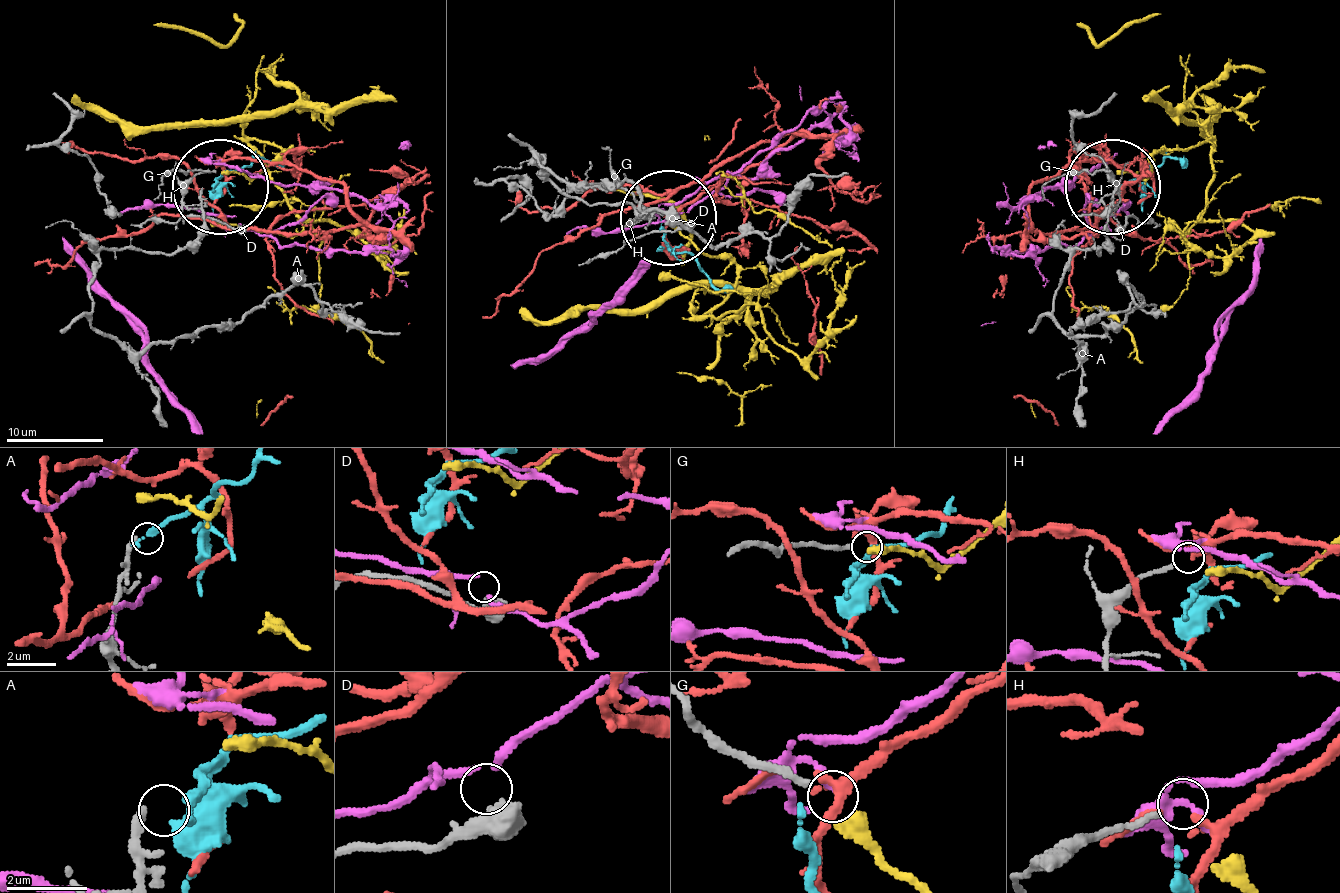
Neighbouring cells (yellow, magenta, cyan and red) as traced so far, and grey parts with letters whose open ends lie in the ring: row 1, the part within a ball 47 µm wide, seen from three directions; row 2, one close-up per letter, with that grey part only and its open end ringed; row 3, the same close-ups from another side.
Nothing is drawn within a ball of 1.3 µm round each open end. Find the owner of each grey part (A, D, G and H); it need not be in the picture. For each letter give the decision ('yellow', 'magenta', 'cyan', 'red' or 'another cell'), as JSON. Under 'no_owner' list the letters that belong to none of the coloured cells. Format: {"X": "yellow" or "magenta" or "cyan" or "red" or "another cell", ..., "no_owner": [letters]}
{"A": "cyan", "D": "magenta", "G": "yellow", "H": "another cell", "no_owner": ["H"]}

